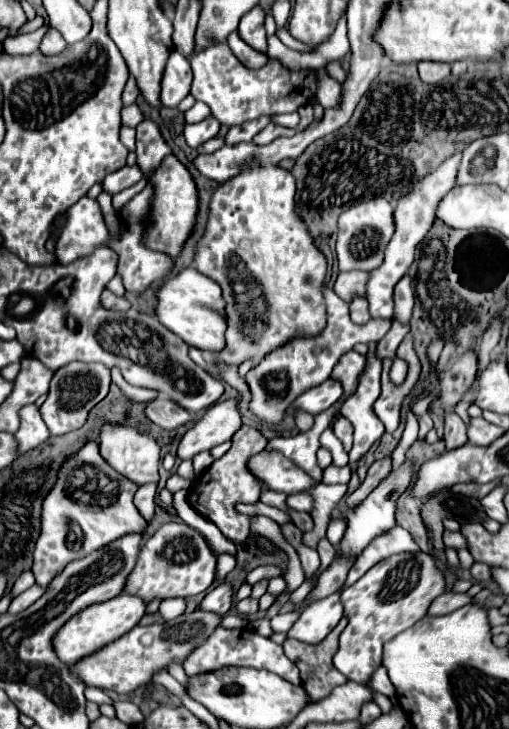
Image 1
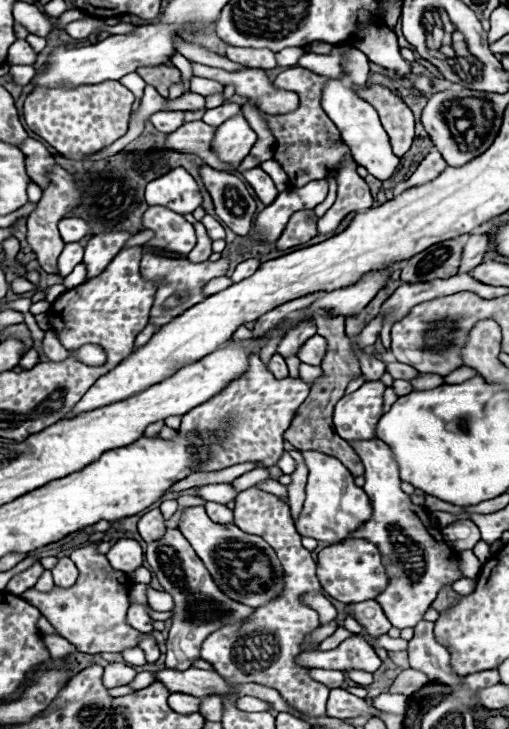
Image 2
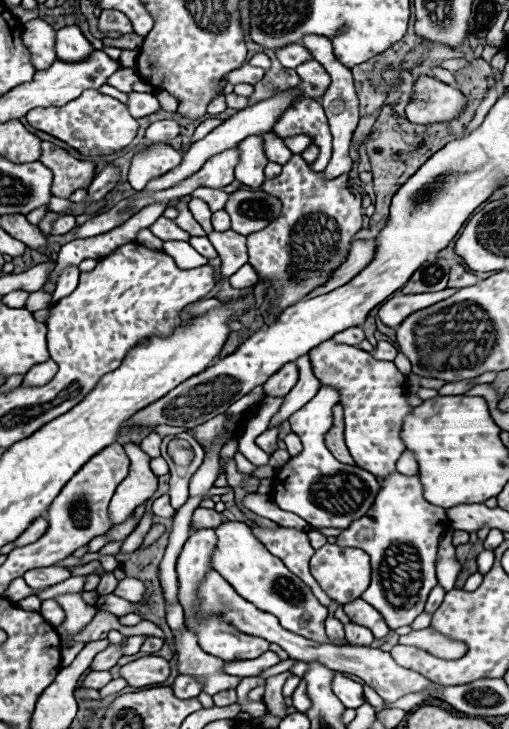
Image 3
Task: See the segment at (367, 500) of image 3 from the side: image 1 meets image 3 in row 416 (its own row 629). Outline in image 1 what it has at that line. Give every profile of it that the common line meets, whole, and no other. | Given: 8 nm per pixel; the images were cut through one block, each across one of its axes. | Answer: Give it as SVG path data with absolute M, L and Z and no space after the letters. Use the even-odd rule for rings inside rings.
M330 594L318 602L312 602L294 622L292 630L288 630L288 636L308 642L308 644L318 644L322 642L328 632L340 622L344 610L340 602L340 594Z

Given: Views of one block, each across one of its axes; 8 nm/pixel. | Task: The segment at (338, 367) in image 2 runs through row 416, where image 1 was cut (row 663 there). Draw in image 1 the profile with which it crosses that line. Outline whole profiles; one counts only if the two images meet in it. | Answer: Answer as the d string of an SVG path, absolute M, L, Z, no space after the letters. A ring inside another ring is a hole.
M346 618L320 642L320 644L304 644L294 638L286 638L282 648L290 660L300 670L302 688L308 694L310 702L318 702L326 698L336 686L344 684L346 678L334 668L332 656L338 650L338 636L346 628Z

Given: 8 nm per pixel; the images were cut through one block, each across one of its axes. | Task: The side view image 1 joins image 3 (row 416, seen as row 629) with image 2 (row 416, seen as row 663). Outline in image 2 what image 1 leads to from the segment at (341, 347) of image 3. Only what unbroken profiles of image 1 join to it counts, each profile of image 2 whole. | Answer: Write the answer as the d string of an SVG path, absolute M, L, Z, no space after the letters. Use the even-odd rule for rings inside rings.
M368 382L356 396L344 396L334 412L334 430L346 442L356 442L358 438L374 438L378 418L384 414L384 390L386 386L378 382Z

